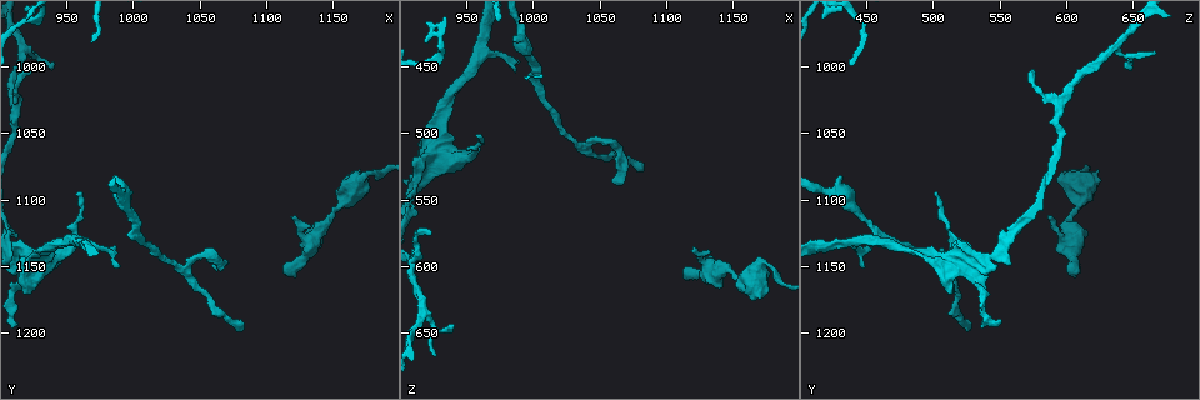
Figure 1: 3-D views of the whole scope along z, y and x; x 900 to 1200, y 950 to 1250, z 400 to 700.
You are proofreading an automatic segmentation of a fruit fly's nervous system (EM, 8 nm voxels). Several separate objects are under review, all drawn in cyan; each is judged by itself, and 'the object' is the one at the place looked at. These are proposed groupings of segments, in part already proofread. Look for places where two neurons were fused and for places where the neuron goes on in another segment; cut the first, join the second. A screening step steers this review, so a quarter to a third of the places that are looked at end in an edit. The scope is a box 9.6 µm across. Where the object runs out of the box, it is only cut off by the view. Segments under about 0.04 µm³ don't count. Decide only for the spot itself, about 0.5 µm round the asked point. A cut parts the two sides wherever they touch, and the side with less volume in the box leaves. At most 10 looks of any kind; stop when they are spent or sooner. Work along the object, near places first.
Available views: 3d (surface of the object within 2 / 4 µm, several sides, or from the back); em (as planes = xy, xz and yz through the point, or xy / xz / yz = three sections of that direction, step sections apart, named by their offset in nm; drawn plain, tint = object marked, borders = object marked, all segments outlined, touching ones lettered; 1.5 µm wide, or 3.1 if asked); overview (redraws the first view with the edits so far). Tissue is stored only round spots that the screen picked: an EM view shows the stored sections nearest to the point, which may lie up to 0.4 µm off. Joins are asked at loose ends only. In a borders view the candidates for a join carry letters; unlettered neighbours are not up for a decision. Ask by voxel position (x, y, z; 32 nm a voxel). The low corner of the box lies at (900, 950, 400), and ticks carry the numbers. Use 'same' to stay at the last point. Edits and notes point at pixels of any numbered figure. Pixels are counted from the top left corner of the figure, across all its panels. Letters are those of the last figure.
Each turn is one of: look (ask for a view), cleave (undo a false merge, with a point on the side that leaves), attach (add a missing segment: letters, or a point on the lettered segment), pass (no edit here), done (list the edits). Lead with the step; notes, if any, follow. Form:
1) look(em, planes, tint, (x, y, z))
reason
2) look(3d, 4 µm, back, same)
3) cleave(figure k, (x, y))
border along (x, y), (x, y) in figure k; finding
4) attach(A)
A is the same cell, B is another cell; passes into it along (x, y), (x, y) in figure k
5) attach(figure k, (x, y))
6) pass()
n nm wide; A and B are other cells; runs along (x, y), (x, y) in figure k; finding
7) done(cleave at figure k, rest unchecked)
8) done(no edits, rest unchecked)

look(em, planes, borders, (1118, 1112, 588))
branch stops here

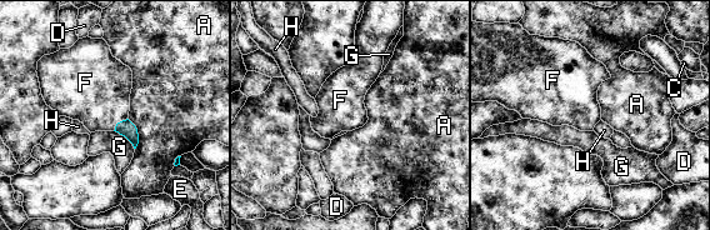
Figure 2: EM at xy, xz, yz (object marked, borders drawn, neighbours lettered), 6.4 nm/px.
attach(F)
F is the same cell, A, C, D, E, G and H are other cells; passes into it along (125, 128), (120, 121), (96, 91) in figure 2; it goes on there

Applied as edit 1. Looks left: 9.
look(overview)

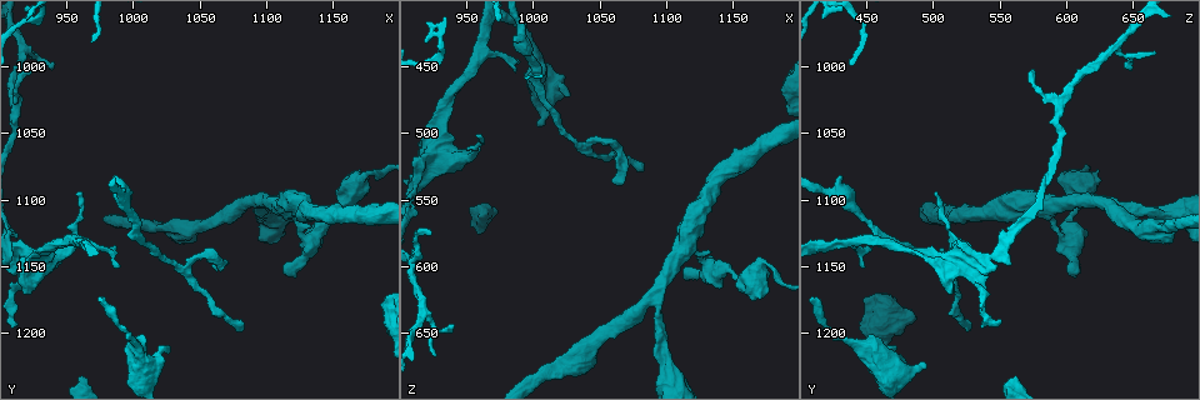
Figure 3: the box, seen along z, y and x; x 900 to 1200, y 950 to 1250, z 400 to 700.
look(em, planes, borders, (1082, 1200, 526))
an open end

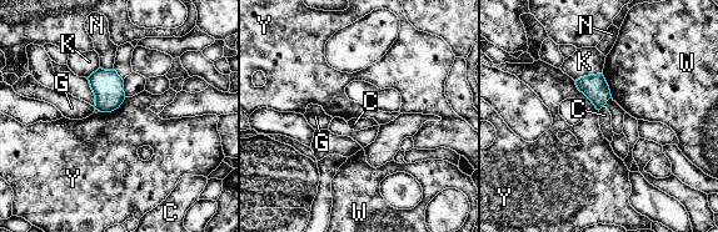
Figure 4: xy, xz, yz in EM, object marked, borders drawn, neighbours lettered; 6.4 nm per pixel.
pass()
C, G, K, N, W and Y are other cells; no lettered segment goes on from it

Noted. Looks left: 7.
look(em, xy, step 4, tint, (920, 1170, 514))
free end

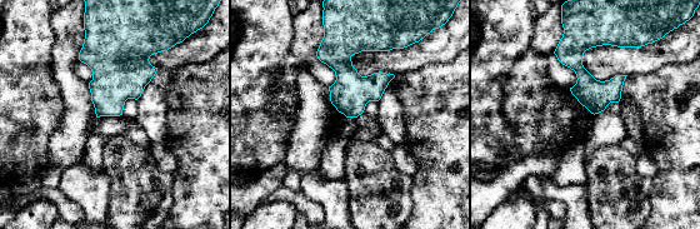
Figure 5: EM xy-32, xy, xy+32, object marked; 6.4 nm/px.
look(em, planes, borders, same)

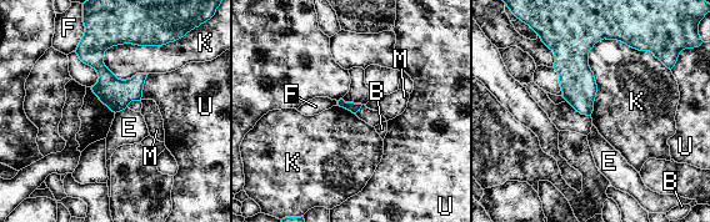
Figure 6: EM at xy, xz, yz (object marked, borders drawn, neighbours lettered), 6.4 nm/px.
pass()
B, E, F, K, M and U are other cells; none of them fits

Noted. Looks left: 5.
look(em, planes, borders, (994, 1108, 442))
thick turns thin

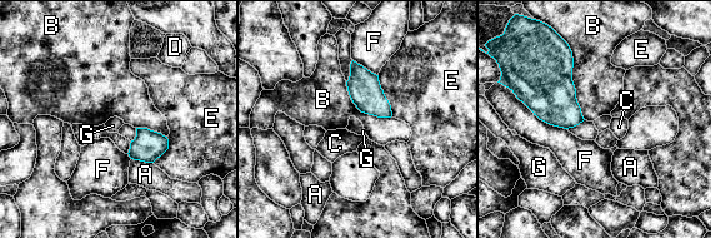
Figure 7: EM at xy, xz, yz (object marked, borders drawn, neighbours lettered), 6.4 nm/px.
pass()
A, B, C, D, E, F and G are other cells; border along (559, 35), (571, 51), (585, 119) in figure 7; continuous, no second neuron

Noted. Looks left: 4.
done(attach at figure 2, rest unchecked)

